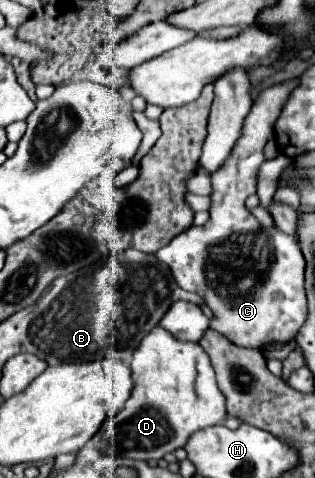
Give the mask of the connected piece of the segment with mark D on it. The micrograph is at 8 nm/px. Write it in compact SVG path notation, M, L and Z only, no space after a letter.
M157 324L135 350L129 368L135 386L117 416L105 420L101 452L133 460L159 460L183 448L193 432L223 424L227 418L225 396L215 382L207 352L199 344L179 340Z

